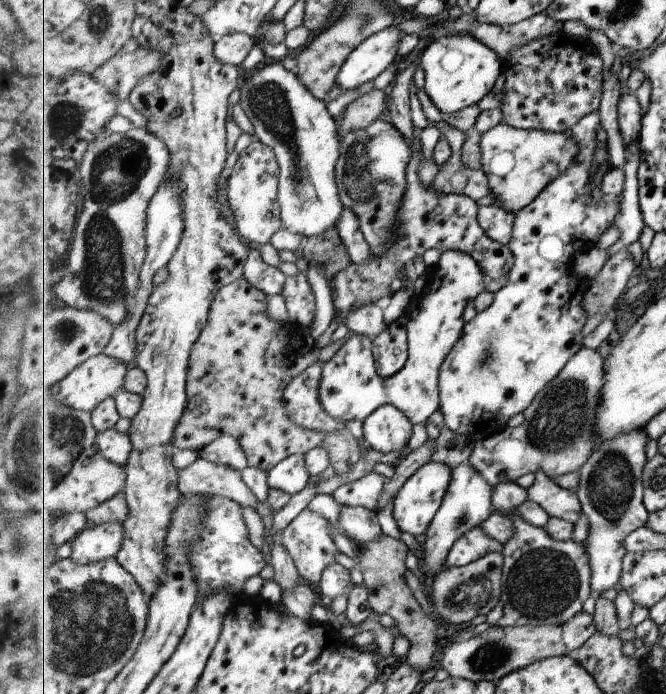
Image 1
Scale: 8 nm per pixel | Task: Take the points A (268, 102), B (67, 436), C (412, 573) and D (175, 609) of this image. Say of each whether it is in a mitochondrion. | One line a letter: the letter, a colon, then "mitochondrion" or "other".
A: mitochondrion
B: mitochondrion
C: other
D: other

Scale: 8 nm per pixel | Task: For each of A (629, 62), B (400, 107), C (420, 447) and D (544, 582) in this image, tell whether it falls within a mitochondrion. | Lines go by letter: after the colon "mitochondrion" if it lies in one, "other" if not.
A: other
B: other
C: other
D: mitochondrion

